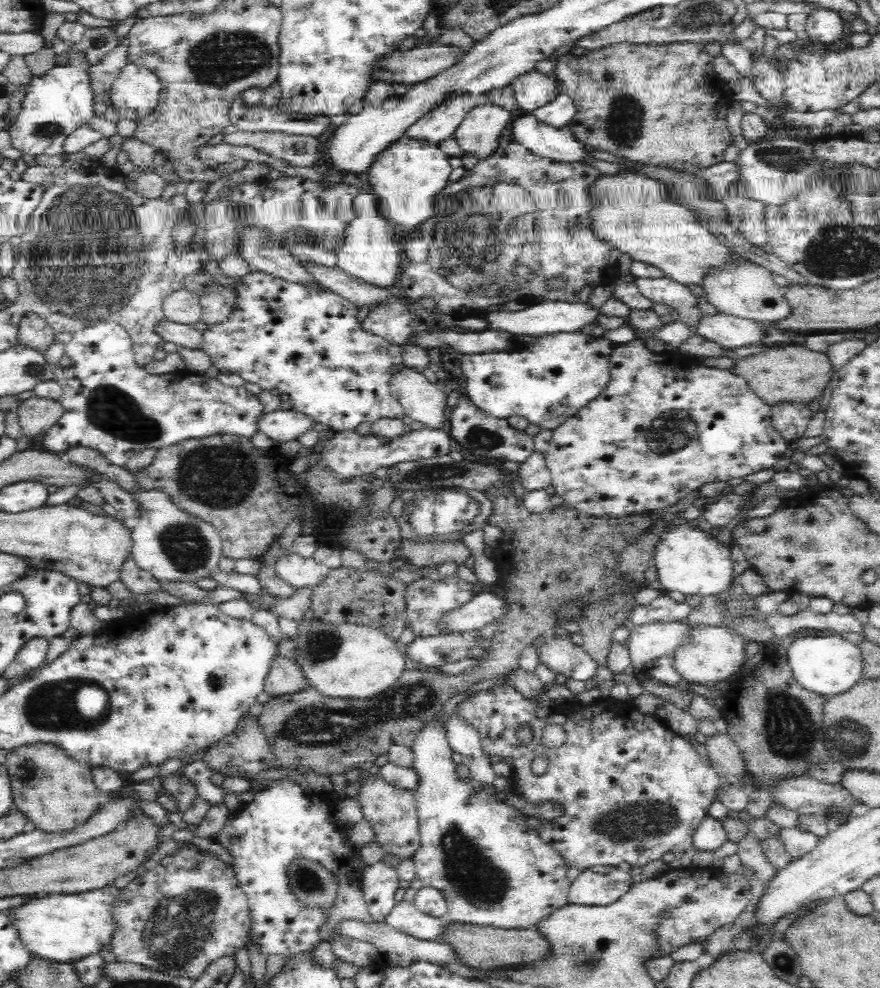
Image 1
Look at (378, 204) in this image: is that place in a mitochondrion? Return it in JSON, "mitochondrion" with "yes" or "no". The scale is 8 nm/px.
{"mitochondrion":"no"}

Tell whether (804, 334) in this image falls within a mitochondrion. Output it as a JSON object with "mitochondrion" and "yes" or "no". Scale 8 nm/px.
{"mitochondrion":"no"}

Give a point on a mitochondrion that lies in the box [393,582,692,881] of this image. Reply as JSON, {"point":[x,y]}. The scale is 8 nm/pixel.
{"point":[617,827]}

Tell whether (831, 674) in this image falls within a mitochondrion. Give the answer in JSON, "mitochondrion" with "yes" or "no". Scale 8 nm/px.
{"mitochondrion":"no"}

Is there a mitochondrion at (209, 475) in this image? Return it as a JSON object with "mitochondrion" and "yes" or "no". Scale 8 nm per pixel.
{"mitochondrion":"yes"}

